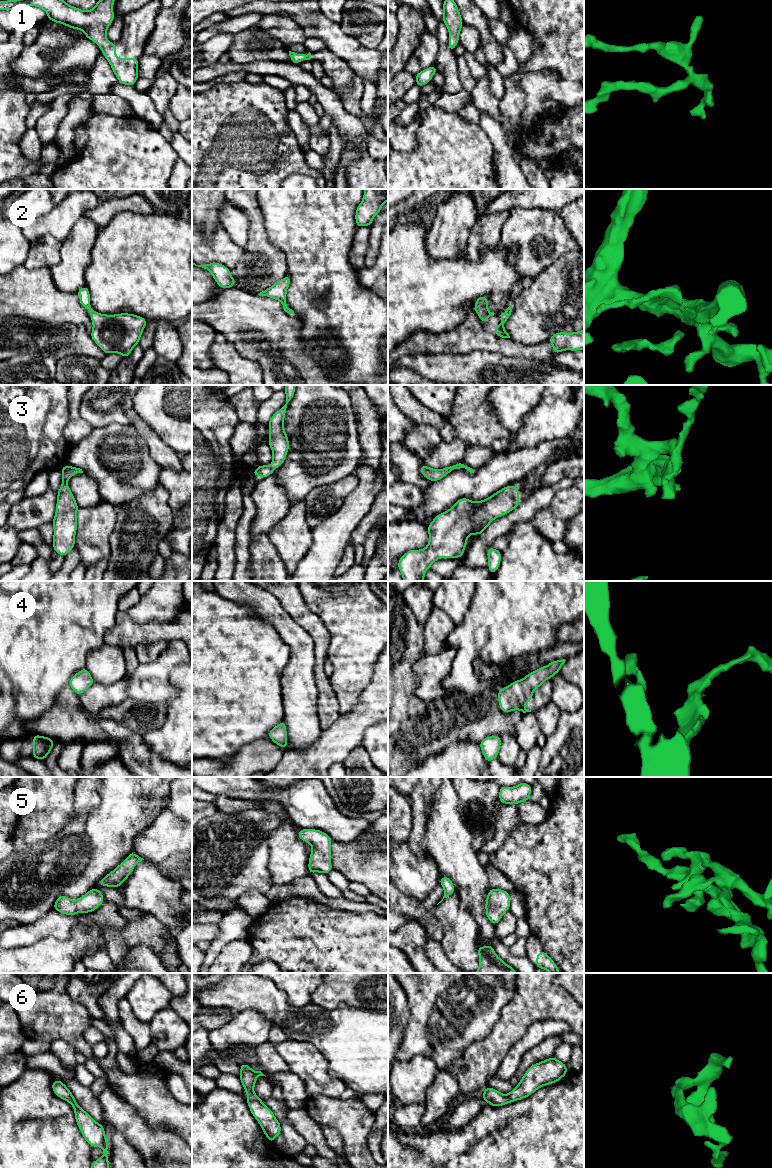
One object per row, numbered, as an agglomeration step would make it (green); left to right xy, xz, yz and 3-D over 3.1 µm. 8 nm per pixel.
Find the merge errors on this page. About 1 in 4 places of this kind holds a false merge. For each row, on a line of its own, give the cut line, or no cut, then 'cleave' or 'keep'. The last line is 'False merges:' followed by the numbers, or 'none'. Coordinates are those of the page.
1: no cut | keep
2: no cut | keep
3: no cut | keep
4: no cut | keep
5: no cut | keep
6: no cut | keep
False merges: none

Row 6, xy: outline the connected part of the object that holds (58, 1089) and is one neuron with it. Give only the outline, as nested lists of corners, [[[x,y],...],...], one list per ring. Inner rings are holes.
[[[59,1079],[52,1082],[51,1087],[56,1096],[72,1105],[75,1113],[76,1124],[87,1143],[91,1147],[101,1147],[104,1151],[101,1158],[91,1162],[91,1169],[110,1169],[108,1160],[109,1145],[103,1125],[96,1122],[78,1105],[72,1092]]]

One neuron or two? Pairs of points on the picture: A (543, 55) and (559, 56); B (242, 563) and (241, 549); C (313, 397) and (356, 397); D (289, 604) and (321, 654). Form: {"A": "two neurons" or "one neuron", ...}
{"A": "one neuron", "B": "one neuron", "C": "two neurons", "D": "one neuron"}

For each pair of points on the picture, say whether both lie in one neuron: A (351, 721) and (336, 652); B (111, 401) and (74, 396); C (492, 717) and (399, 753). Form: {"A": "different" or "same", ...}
{"A": "different", "B": "different", "C": "same"}

